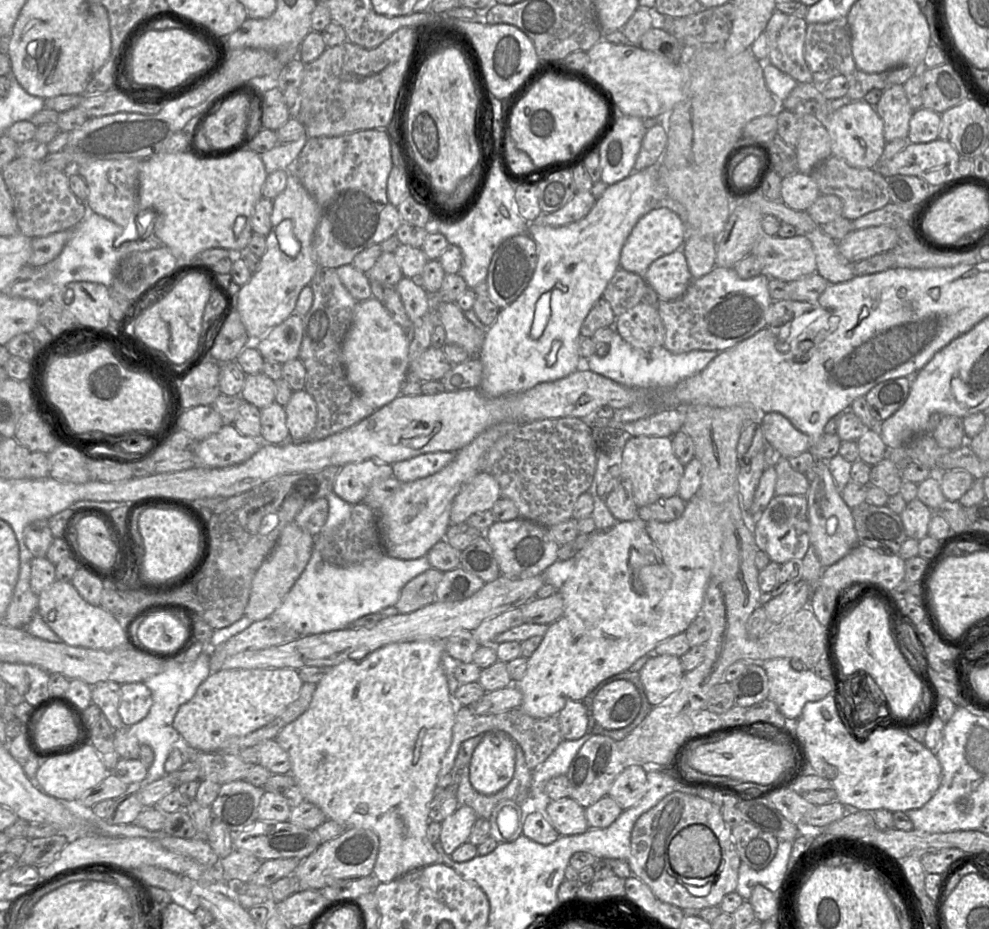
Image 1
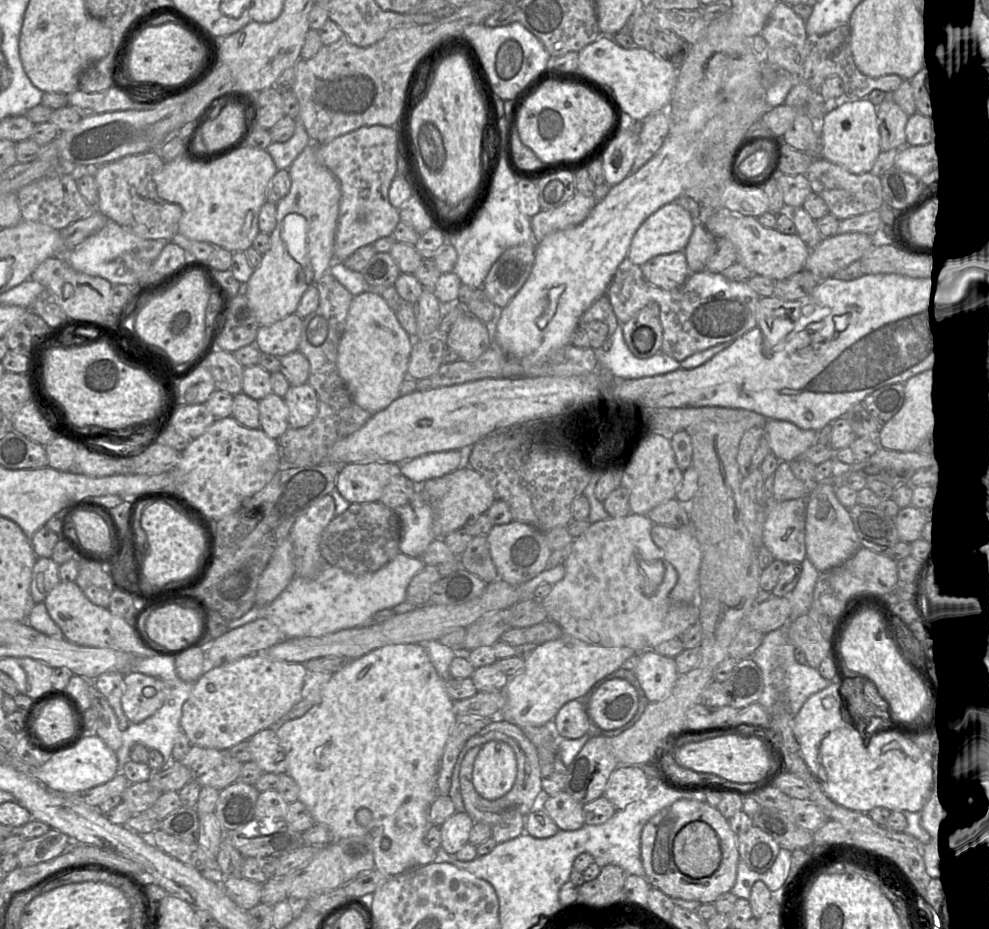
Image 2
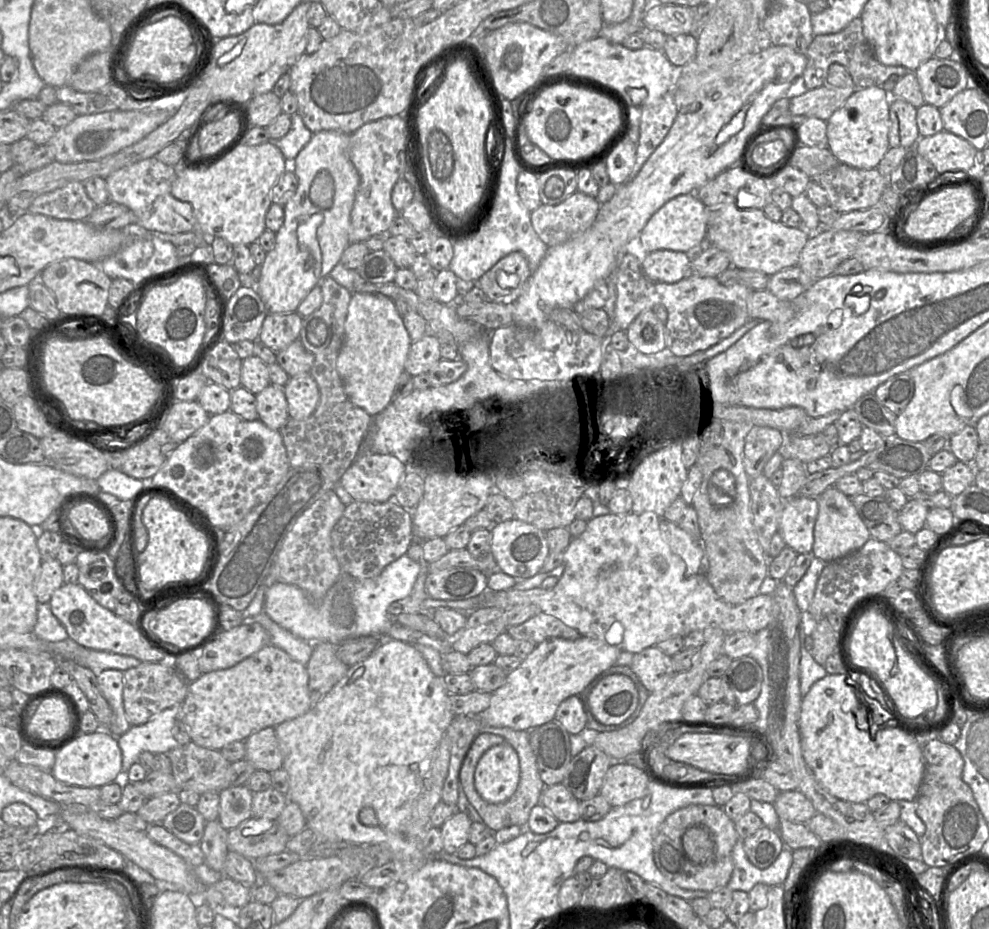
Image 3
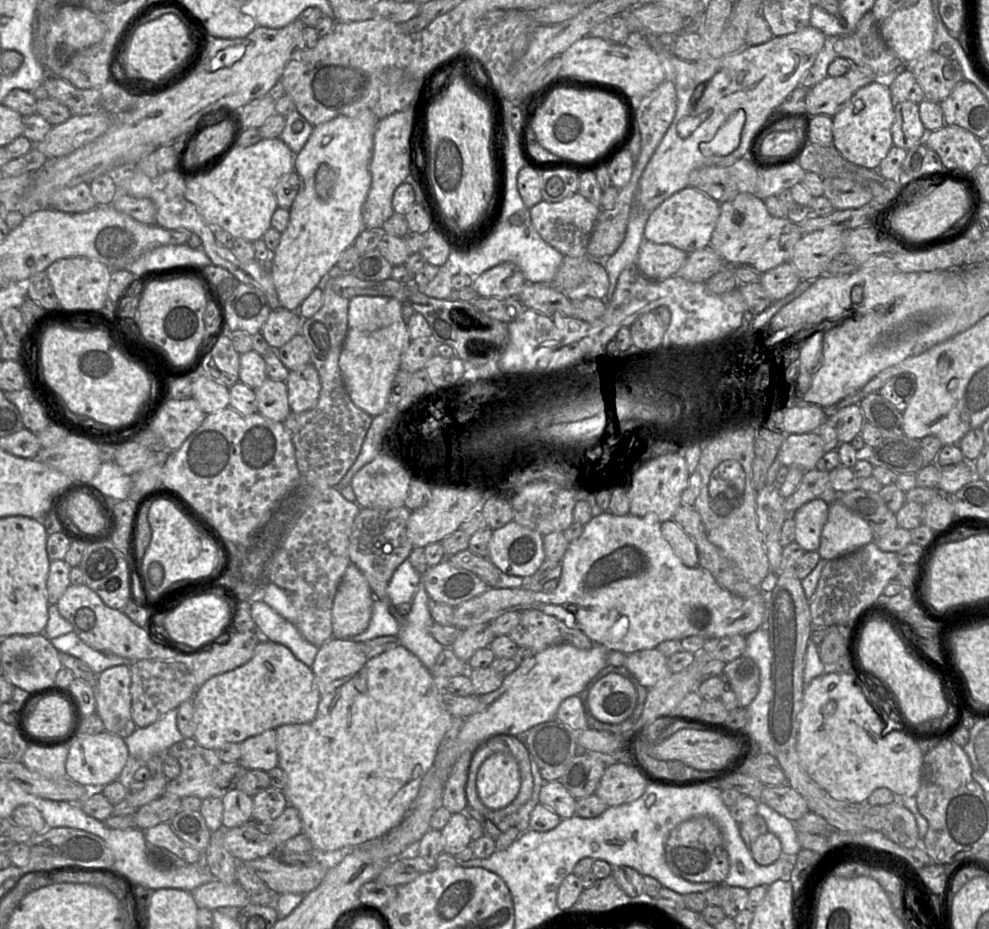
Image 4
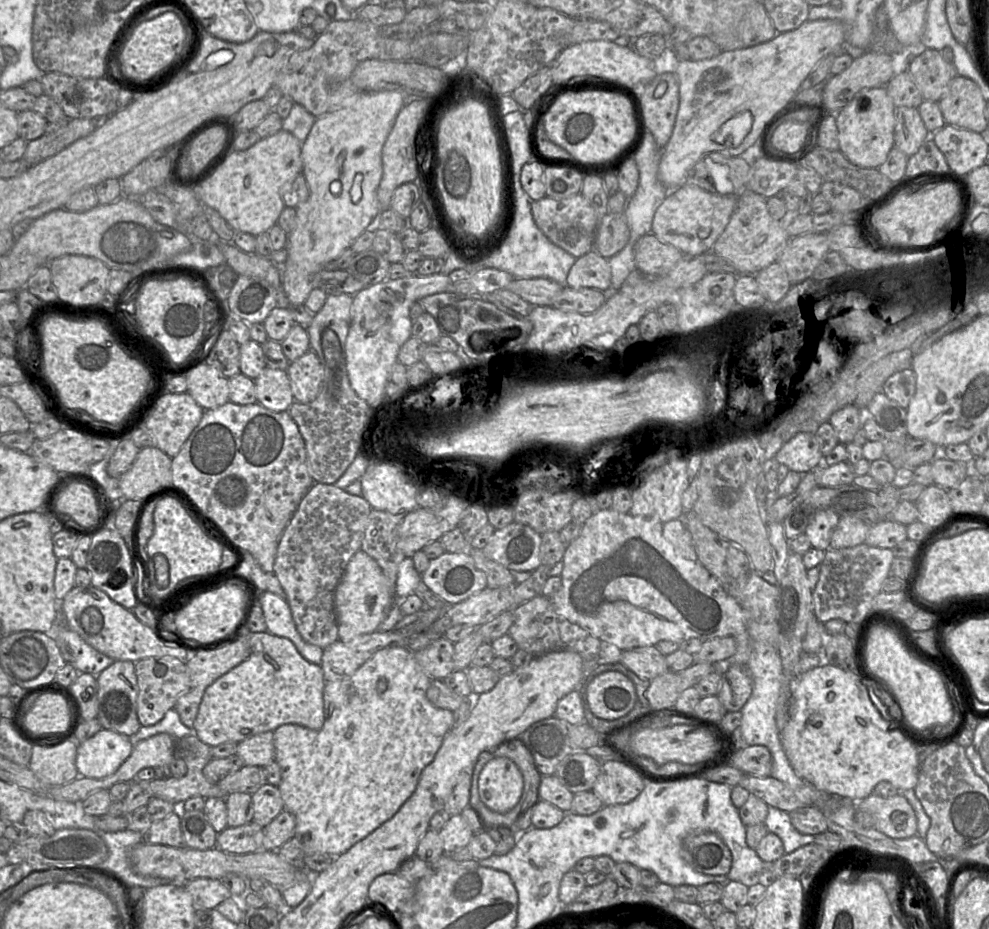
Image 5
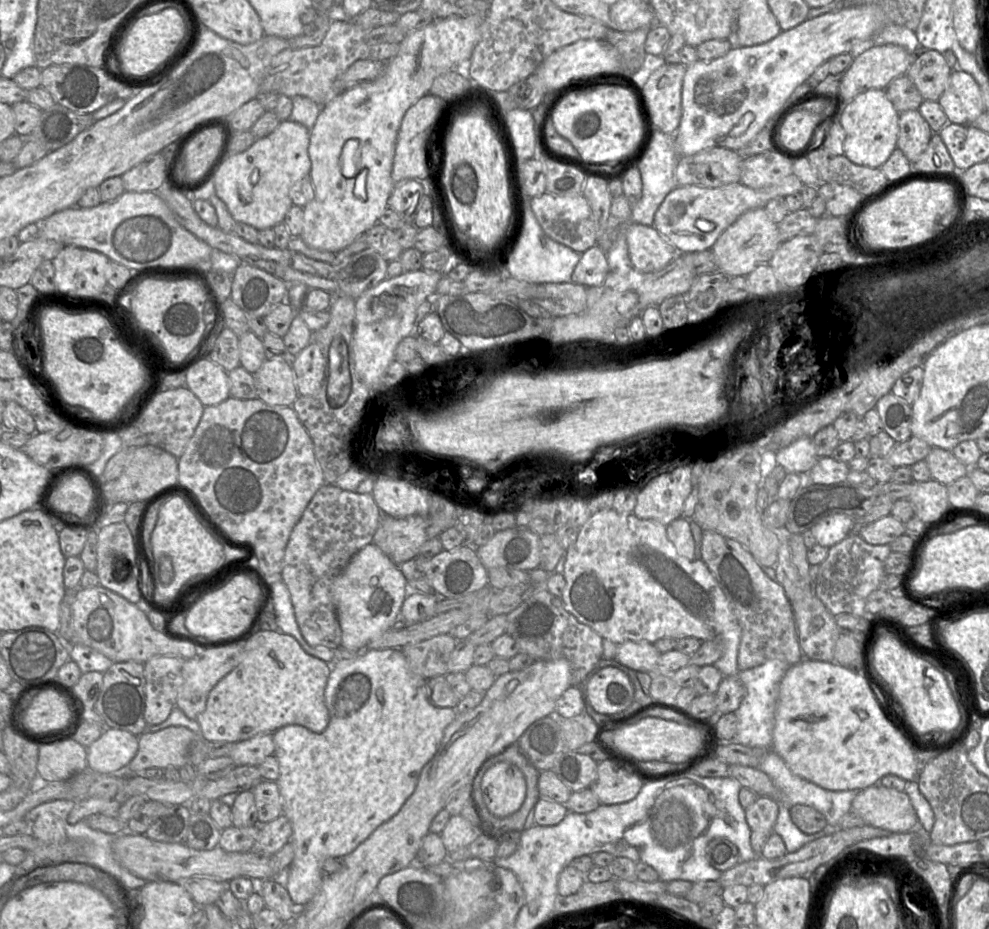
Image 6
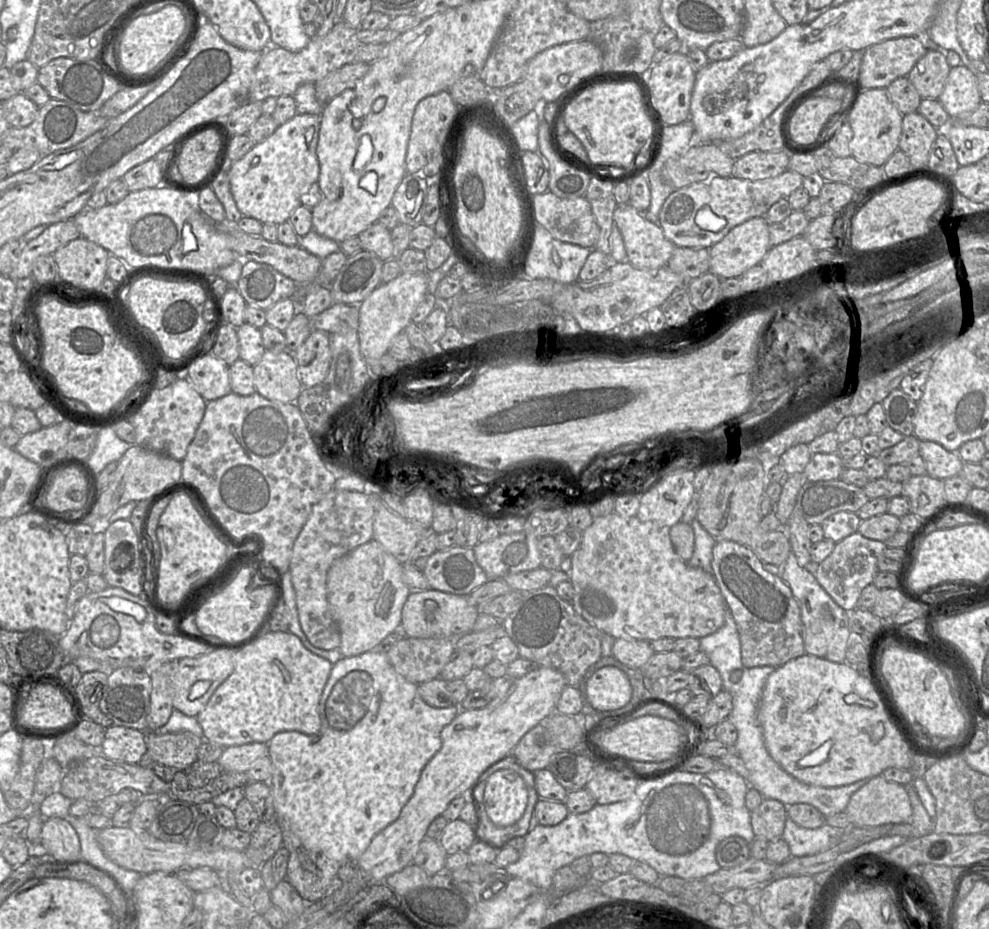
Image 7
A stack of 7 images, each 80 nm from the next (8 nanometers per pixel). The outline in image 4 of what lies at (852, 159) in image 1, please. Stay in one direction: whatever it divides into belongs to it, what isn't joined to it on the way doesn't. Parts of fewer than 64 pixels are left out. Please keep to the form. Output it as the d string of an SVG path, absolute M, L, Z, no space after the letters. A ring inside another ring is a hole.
M876 80L859 89L833 118L833 146L848 162L877 170L893 147L892 125L895 101L888 83Z

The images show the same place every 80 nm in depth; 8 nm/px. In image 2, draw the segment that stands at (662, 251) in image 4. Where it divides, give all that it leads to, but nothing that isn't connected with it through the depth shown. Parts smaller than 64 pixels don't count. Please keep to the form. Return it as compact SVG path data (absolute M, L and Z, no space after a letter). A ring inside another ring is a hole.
M684 251L655 256L643 264L641 270L649 283L664 290L683 286L690 276Z

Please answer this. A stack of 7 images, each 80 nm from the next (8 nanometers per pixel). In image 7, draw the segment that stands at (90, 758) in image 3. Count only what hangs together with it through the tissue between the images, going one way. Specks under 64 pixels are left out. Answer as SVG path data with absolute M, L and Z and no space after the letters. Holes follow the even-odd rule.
M119 725L105 728L100 753L115 763L139 764L147 751L146 732Z

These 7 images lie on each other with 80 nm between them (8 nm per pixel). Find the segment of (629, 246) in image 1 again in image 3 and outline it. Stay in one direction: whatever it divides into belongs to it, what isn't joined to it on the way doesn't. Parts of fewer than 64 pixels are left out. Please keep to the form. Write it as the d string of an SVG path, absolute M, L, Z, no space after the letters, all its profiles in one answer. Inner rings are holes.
M691 194L679 195L665 203L647 222L639 238L647 253L656 250L681 251L691 254L706 244L708 208Z

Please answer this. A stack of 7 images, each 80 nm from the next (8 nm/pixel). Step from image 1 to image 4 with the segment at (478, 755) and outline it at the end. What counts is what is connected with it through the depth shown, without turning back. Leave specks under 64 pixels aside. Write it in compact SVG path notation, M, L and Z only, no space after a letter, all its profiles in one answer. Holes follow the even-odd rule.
M505 752L490 755L477 773L477 793L489 810L508 806L518 795L521 775L516 759Z

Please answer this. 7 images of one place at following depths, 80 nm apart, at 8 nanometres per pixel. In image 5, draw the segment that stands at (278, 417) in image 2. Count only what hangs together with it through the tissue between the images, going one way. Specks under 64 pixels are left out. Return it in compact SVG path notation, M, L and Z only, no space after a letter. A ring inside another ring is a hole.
M265 367L254 385L257 402L271 411L286 411L294 401L286 371Z

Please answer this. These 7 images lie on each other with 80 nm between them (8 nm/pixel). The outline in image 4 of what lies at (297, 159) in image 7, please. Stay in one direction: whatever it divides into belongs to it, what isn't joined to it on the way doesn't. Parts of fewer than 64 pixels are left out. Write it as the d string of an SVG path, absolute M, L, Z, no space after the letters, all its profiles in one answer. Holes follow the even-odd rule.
M279 138L261 139L249 147L237 146L212 173L185 181L185 198L195 205L201 217L212 227L220 227L234 238L253 242L261 239L271 228L271 217L278 208L274 189L279 180L294 171L294 156Z

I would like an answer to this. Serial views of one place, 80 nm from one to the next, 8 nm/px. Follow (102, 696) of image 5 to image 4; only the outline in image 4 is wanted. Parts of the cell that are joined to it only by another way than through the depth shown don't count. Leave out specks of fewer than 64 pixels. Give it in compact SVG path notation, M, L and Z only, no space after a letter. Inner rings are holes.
M130 665L110 667L97 675L96 713L104 729L126 738L136 729L131 716Z

